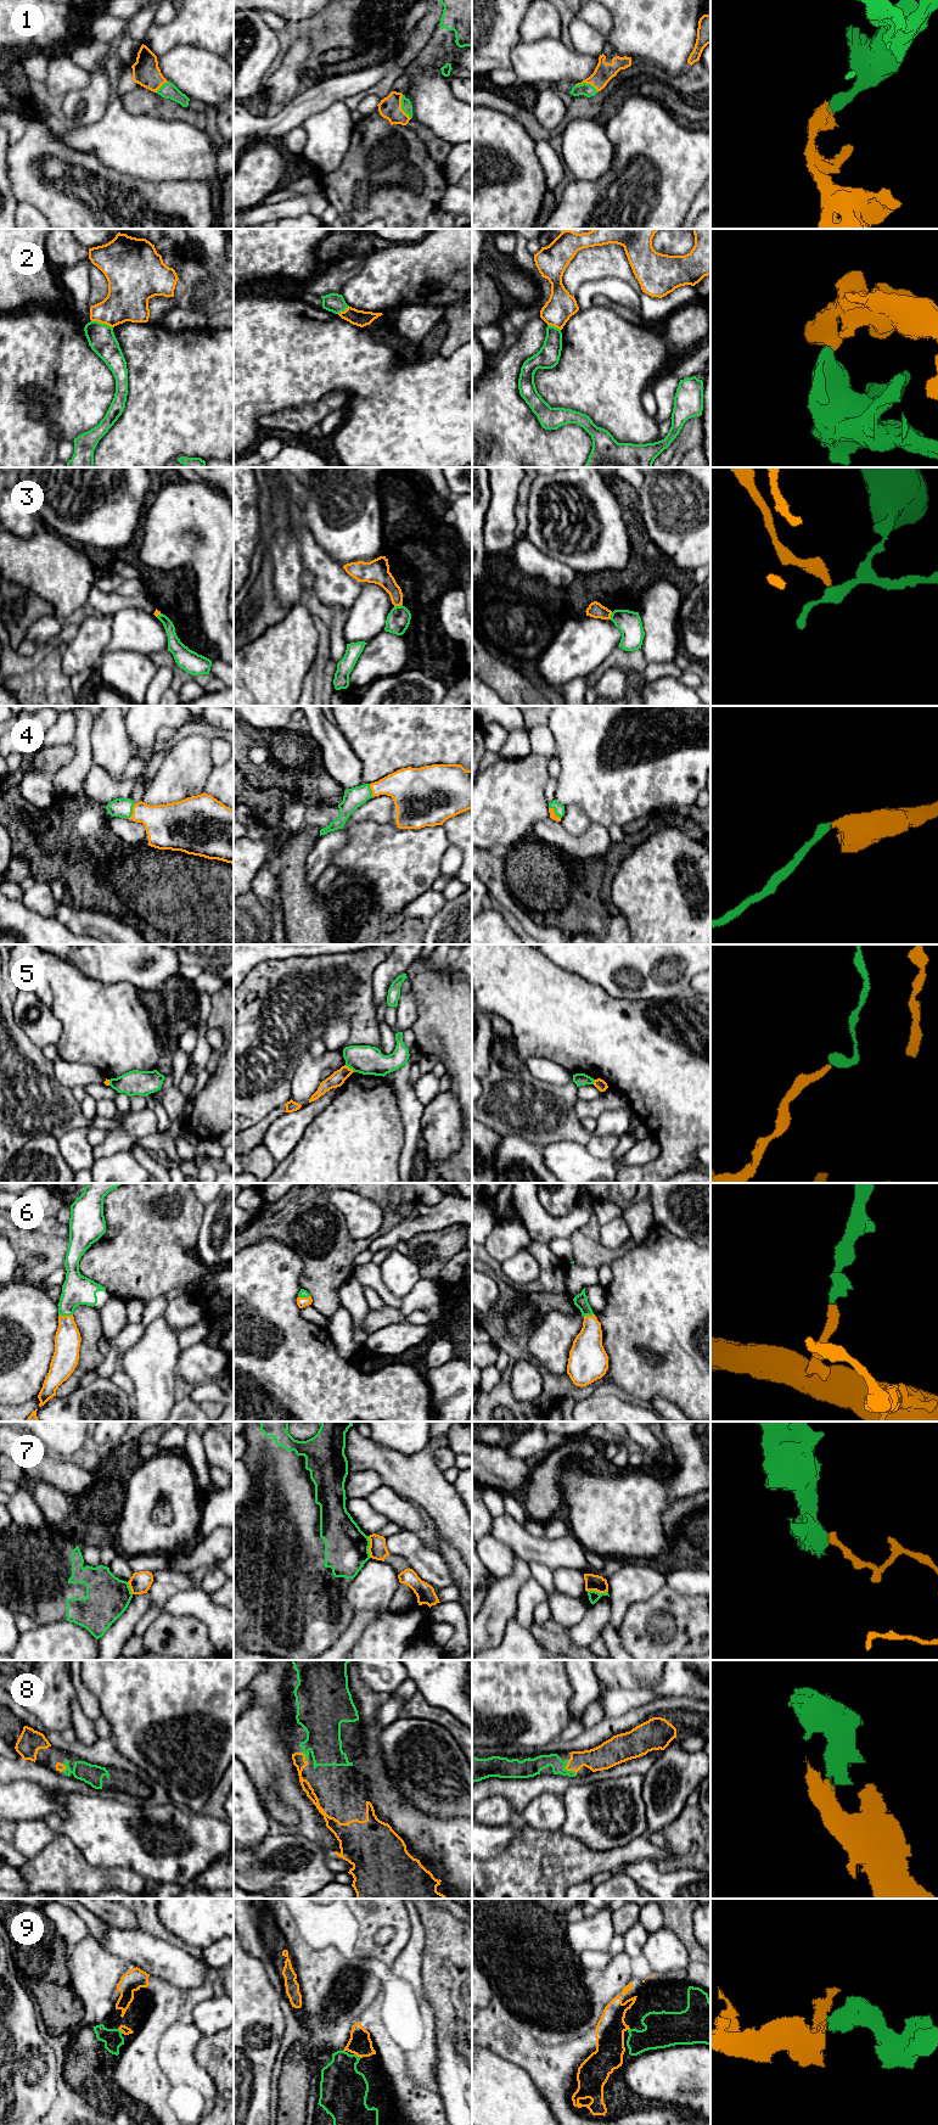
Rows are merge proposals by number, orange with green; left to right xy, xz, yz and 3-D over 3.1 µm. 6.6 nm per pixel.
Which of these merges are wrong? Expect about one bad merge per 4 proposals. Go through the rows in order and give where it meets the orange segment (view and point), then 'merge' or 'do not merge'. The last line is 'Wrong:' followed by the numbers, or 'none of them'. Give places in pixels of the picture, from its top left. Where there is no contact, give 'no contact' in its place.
1: xz (400, 107) | merge
2: xy (102, 323) | do not merge
3: xz (398, 605) | do not merge
4: yz (554, 812) | merge
5: xz (348, 1067) | do not merge
6: xy (65, 1316) | merge
7: xz (369, 1547) | do not merge
8: yz (567, 1770) | merge
9: xz (358, 2056) | merge
Wrong: 2, 3, 5, 7

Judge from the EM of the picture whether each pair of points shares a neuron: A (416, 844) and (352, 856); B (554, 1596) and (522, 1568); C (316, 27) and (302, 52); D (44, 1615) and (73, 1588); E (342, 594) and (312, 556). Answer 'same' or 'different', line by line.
A: same
B: different
C: same
D: same
E: same

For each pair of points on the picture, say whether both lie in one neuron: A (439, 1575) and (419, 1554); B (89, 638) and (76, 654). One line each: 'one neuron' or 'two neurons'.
A: one neuron
B: one neuron

